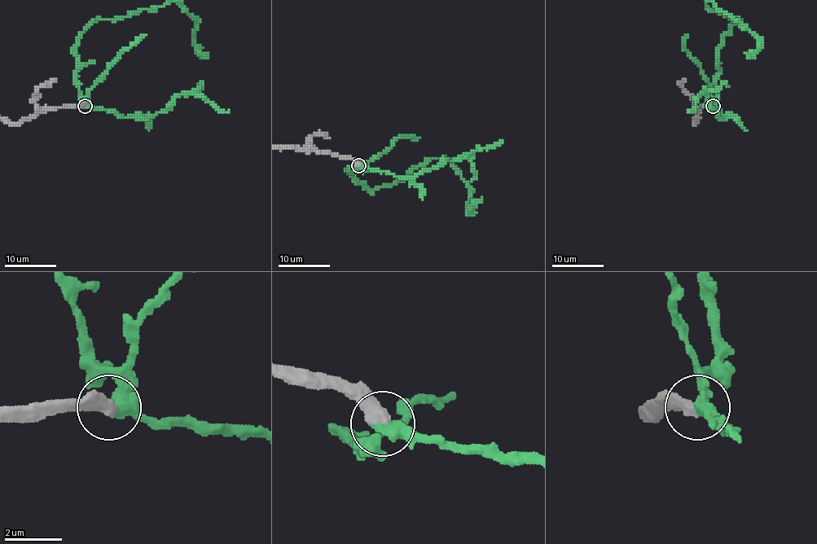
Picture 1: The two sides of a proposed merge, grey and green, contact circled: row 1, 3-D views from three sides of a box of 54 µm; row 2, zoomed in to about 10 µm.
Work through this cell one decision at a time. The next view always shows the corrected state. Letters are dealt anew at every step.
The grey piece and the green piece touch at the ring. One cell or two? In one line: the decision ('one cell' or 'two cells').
one cell

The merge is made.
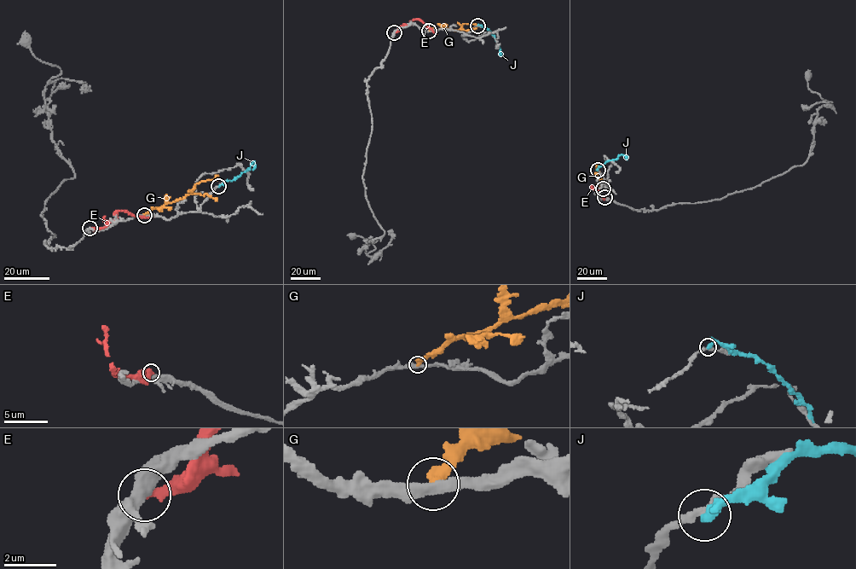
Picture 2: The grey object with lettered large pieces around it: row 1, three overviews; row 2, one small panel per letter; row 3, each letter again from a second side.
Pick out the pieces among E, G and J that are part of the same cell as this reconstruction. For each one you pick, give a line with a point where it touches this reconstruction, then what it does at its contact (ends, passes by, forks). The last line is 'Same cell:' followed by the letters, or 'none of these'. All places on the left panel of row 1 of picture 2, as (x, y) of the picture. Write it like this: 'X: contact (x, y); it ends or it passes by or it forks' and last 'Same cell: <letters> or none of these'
Same cell: none of these

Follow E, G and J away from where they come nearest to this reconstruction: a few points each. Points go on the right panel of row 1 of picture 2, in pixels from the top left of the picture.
E: (604, 197), (599, 198), (591, 186), (605, 189)
G: (603, 188), (600, 187), (602, 175), (595, 168), (598, 163)
J: (598, 171), (608, 160), (616, 159), (620, 154), (623, 154), (627, 159)

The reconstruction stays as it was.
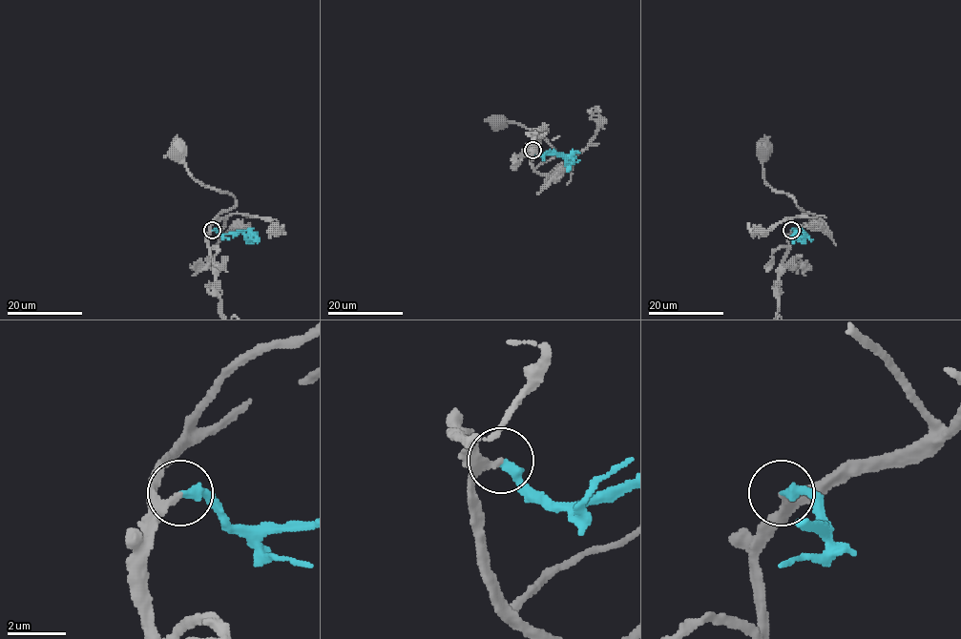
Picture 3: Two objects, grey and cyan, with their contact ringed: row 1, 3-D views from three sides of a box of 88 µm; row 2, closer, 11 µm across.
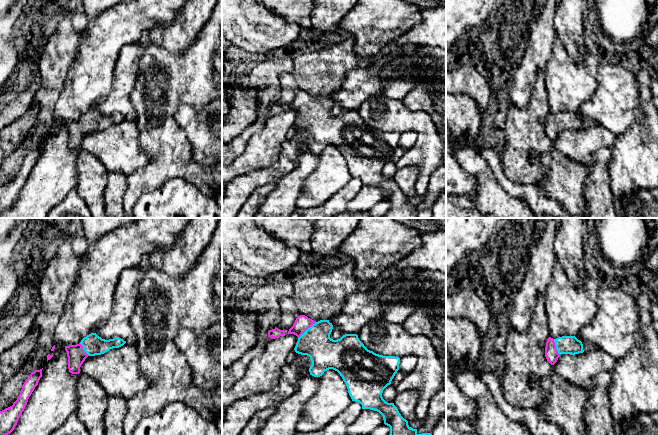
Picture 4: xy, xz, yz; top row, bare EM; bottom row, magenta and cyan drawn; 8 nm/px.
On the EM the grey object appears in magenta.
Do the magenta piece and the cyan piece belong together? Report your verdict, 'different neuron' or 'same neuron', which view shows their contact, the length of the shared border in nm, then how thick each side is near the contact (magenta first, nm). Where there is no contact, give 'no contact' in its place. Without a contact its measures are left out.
same neuron; meets magenta in xz; contact 200 nm long; 120 nm thick on the magenta side, 260 nm on the other

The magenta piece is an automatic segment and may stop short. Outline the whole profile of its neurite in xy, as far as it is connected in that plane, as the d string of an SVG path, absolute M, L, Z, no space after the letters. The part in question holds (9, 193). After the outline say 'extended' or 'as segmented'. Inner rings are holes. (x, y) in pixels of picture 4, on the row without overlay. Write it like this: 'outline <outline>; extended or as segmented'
outline M42 145L35 146L25 156L17 176L12 182L0 187L0 215L10 210L24 187L28 175L42 153Z; as segmented

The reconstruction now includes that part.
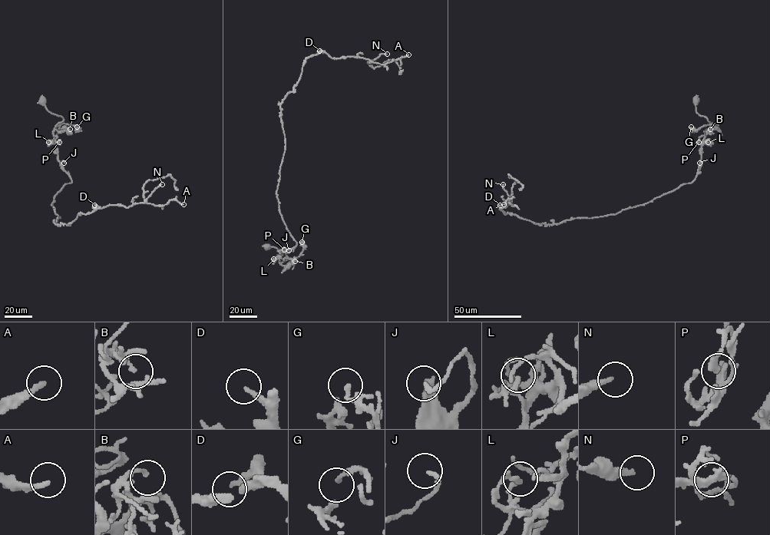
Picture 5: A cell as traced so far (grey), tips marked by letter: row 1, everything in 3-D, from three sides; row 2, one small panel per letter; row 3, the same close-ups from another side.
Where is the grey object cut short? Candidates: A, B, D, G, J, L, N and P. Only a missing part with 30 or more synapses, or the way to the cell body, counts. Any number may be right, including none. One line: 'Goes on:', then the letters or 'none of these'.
Goes on: A

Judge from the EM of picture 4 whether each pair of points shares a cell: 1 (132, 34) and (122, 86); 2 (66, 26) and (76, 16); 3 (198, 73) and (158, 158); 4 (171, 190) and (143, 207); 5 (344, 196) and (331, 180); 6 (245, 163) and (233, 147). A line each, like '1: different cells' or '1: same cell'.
1: different cells
2: different cells
3: same cell
4: same cell
5: different cells
6: different cells

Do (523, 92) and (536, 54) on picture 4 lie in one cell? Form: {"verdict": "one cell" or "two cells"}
{"verdict": "one cell"}

